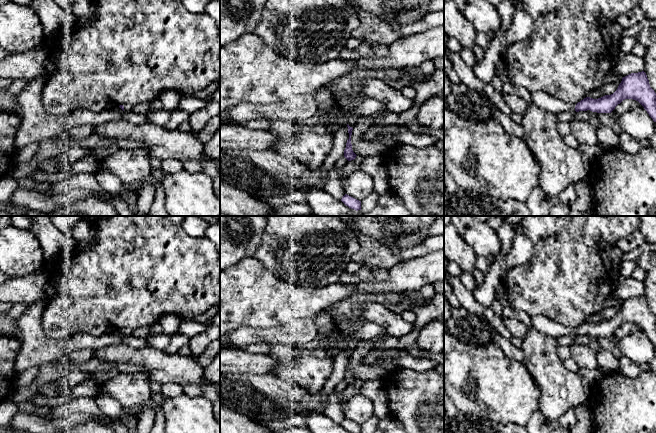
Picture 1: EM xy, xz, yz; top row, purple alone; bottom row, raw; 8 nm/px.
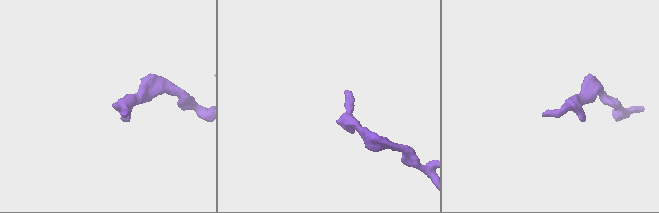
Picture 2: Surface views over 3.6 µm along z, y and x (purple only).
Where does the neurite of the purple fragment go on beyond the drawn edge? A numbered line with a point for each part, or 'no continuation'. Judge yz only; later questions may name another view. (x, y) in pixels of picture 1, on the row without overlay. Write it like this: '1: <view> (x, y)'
1: yz (544, 325)

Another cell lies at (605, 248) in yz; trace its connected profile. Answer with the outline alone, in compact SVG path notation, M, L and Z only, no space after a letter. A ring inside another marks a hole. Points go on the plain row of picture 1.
M607 242L599 244L599 253L602 257L602 260L608 273L610 274L610 277L612 279L612 285L614 285L617 282L620 272L619 268L615 267L611 261L612 247L613 245Z

